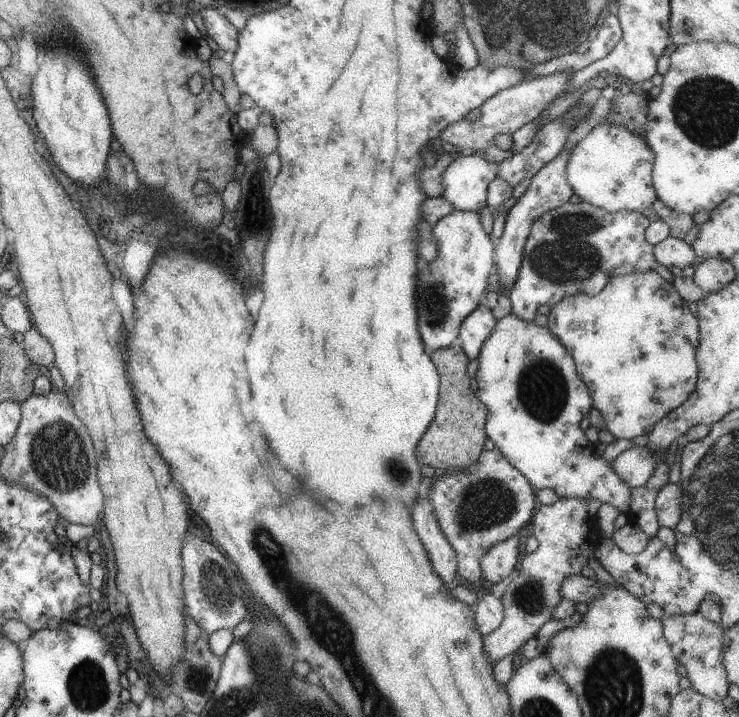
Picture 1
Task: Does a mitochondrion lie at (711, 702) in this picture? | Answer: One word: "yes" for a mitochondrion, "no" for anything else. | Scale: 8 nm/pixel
no

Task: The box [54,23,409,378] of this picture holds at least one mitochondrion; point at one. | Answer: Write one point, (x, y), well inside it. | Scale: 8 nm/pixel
(253, 206)

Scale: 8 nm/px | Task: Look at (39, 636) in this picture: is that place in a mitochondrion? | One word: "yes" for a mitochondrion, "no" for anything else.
no

